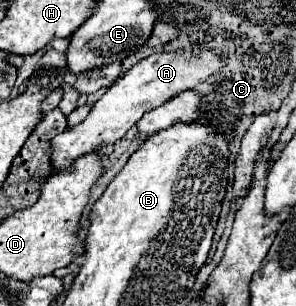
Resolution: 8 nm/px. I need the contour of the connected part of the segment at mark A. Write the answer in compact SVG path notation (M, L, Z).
M195 49L195 51L157 51L147 59L139 61L133 69L129 69L123 77L115 81L113 87L95 103L89 117L63 131L53 139L53 167L55 171L65 171L73 165L73 161L81 155L95 151L101 145L109 145L119 141L141 117L145 111L151 111L169 99L177 97L183 91L195 89L199 83L209 79L211 75L219 73L225 65L225 57L217 49Z

